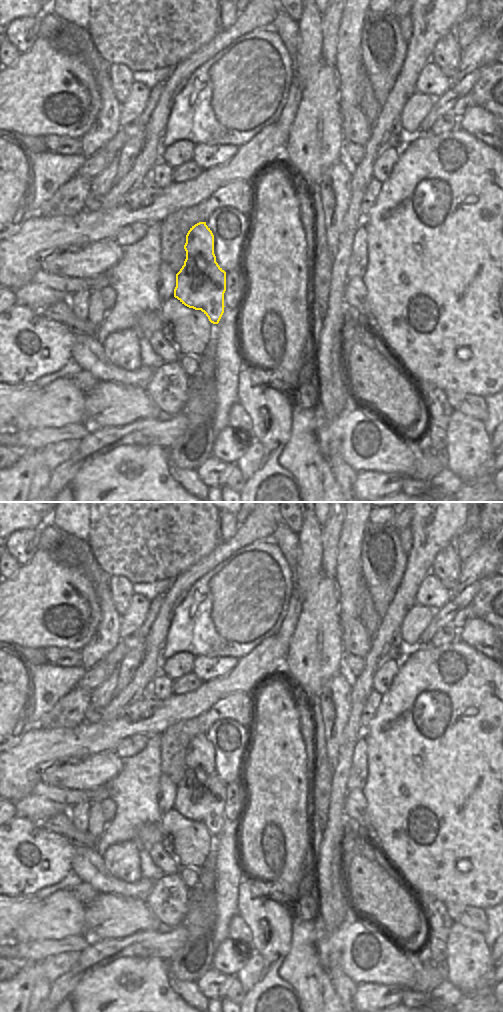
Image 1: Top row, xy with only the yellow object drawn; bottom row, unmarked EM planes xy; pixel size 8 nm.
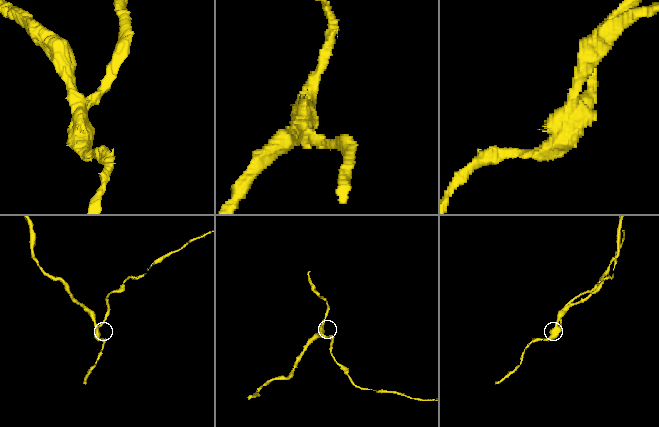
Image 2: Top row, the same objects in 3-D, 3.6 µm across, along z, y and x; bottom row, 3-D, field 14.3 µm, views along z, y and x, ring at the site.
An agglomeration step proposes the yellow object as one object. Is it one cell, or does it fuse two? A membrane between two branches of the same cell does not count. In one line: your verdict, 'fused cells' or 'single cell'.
fused cells

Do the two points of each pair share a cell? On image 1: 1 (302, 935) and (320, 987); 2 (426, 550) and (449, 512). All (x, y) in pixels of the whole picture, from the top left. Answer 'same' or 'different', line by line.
1: same
2: same

